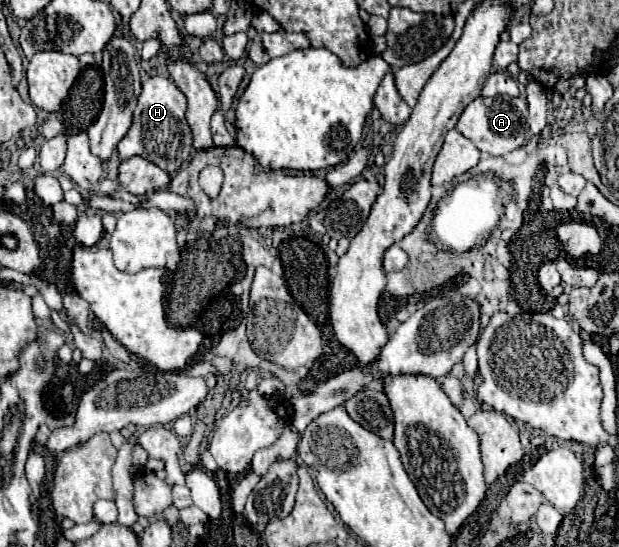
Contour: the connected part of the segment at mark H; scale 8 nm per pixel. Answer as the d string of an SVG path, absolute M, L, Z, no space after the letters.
M159 75L149 77L143 83L143 91L139 95L139 101L133 113L133 125L117 145L119 157L129 159L133 155L139 155L139 157L145 157L147 161L153 161L155 165L165 169L169 175L179 171L189 159L191 141L193 141L189 123L185 119L185 109L187 109L187 99L173 81Z

